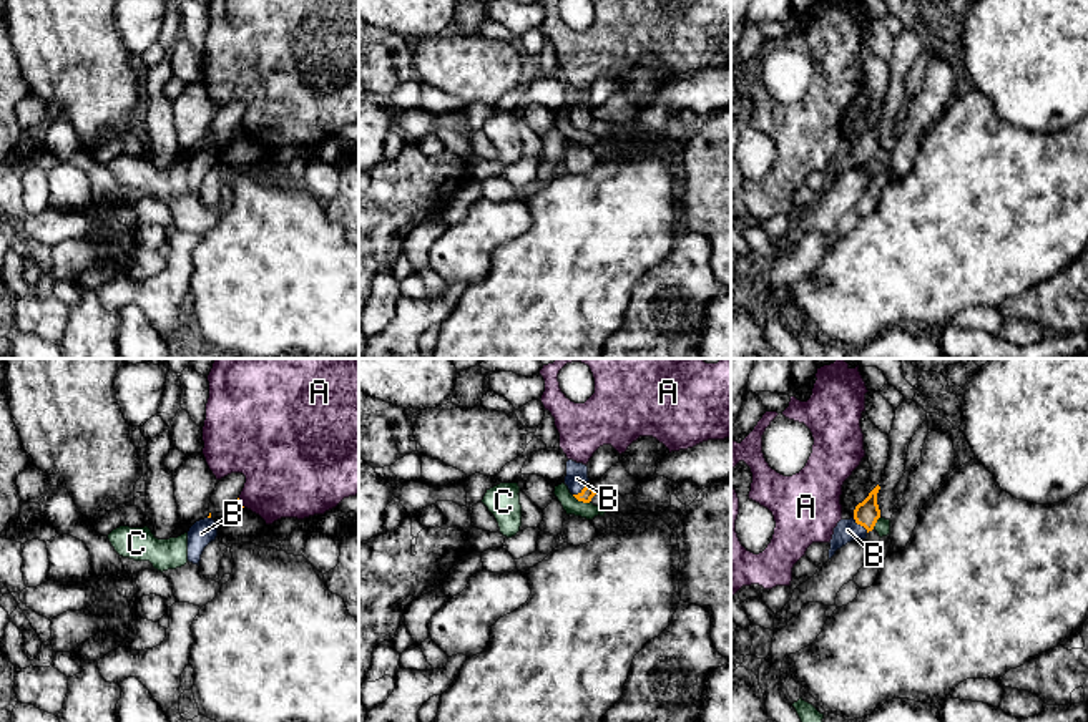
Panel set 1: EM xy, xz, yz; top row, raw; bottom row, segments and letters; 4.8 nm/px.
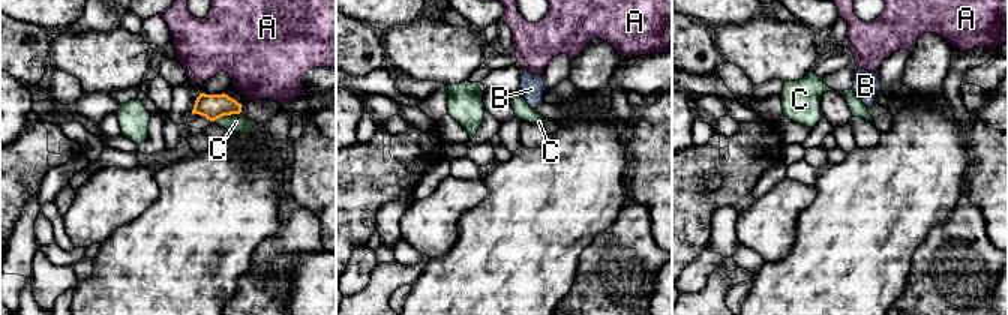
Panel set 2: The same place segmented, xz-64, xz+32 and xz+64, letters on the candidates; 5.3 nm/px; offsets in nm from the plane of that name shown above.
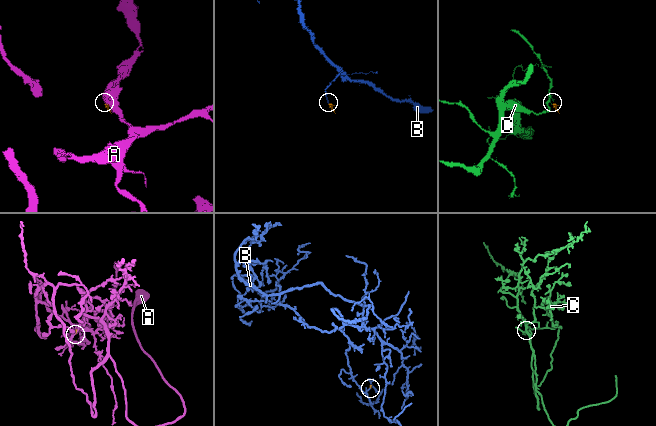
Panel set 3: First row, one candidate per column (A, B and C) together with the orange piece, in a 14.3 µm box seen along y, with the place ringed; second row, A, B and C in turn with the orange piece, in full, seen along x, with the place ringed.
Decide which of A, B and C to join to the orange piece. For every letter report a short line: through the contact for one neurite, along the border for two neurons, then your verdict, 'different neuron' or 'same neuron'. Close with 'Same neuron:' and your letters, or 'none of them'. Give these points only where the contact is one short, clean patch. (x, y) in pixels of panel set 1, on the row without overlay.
A: different neuron
B: yz (866, 141), (861, 153), (847, 158) | same neuron
C: xz (572, 123), (588, 131) | different neuron
Same neuron: B

